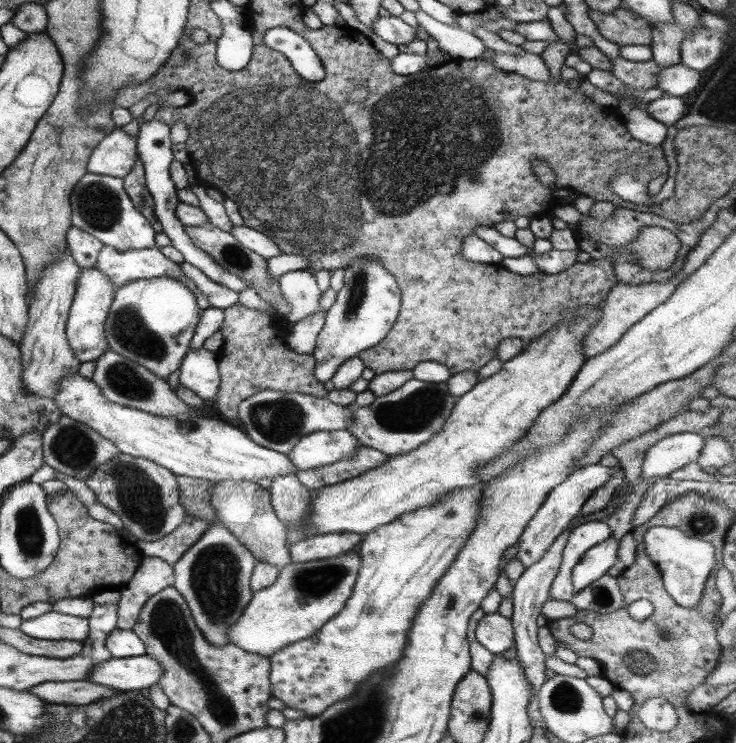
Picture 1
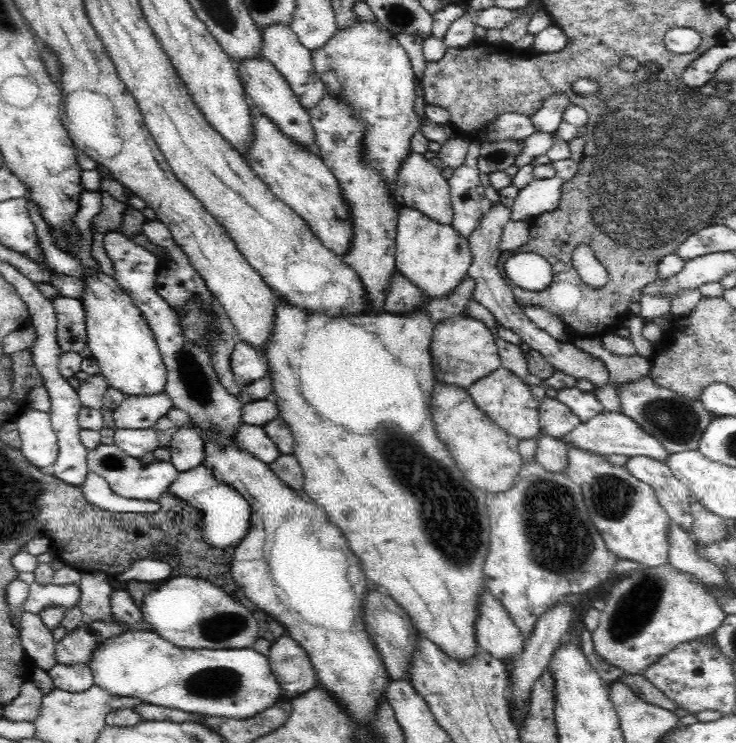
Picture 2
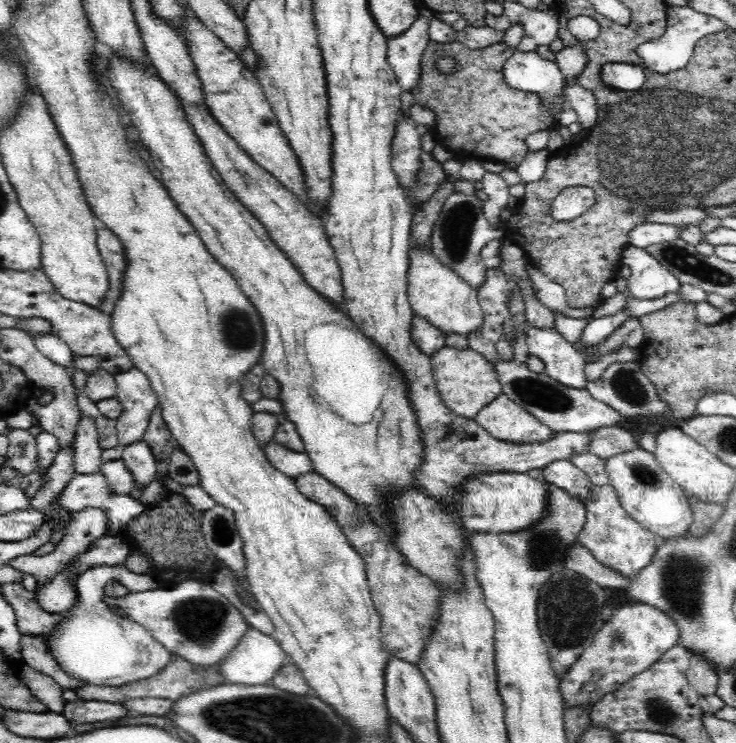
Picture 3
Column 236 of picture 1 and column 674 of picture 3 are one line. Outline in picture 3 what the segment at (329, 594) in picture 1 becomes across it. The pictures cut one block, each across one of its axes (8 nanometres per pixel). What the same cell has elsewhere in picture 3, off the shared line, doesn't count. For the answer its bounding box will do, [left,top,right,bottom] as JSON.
[559,602,680,706]

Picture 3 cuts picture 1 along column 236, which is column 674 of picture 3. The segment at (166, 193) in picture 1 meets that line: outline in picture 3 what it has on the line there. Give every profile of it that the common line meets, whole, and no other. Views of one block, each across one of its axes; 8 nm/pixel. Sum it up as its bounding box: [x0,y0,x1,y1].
[621,245,681,300]

